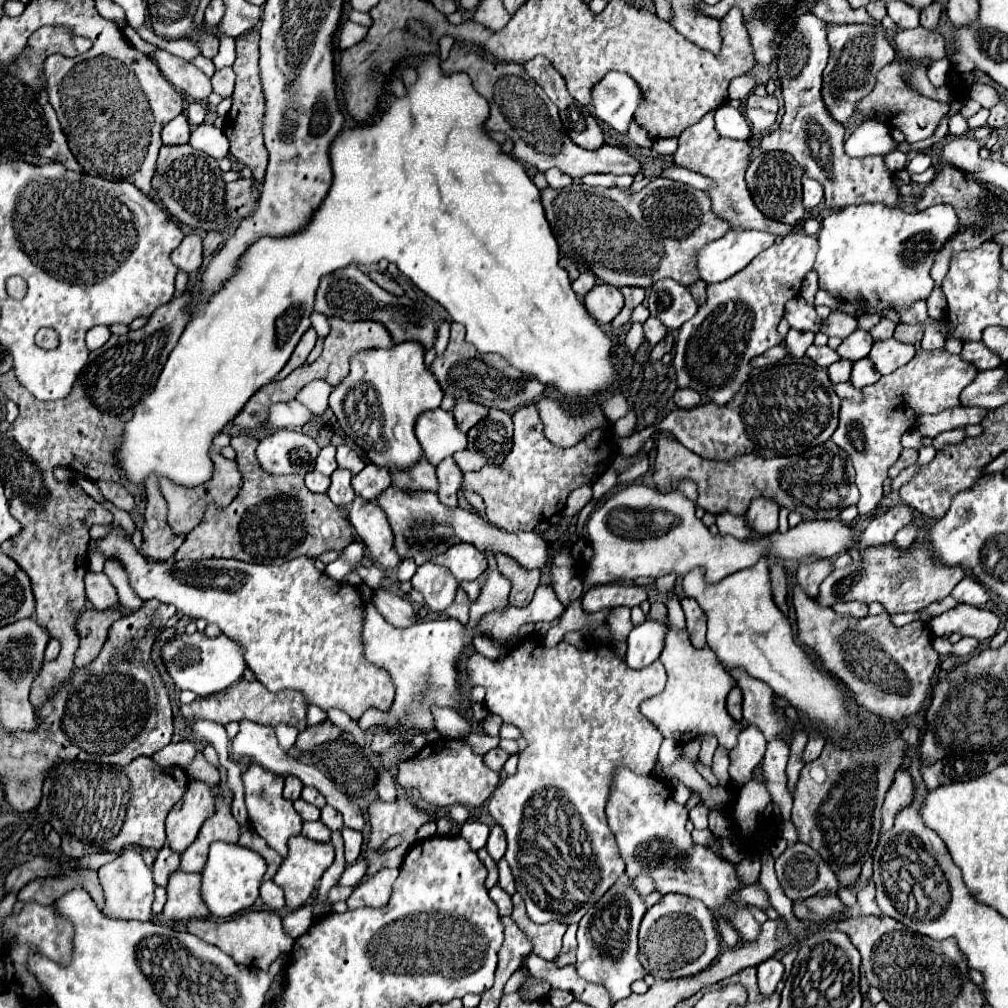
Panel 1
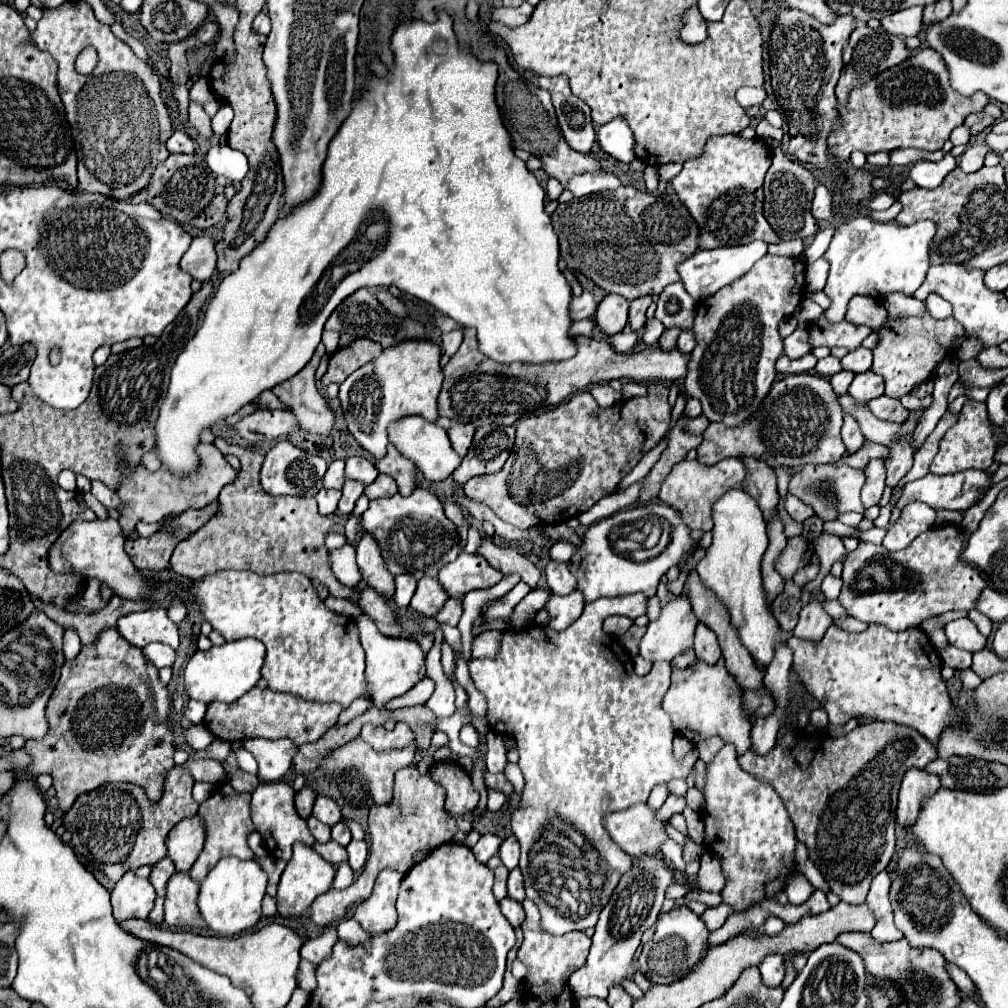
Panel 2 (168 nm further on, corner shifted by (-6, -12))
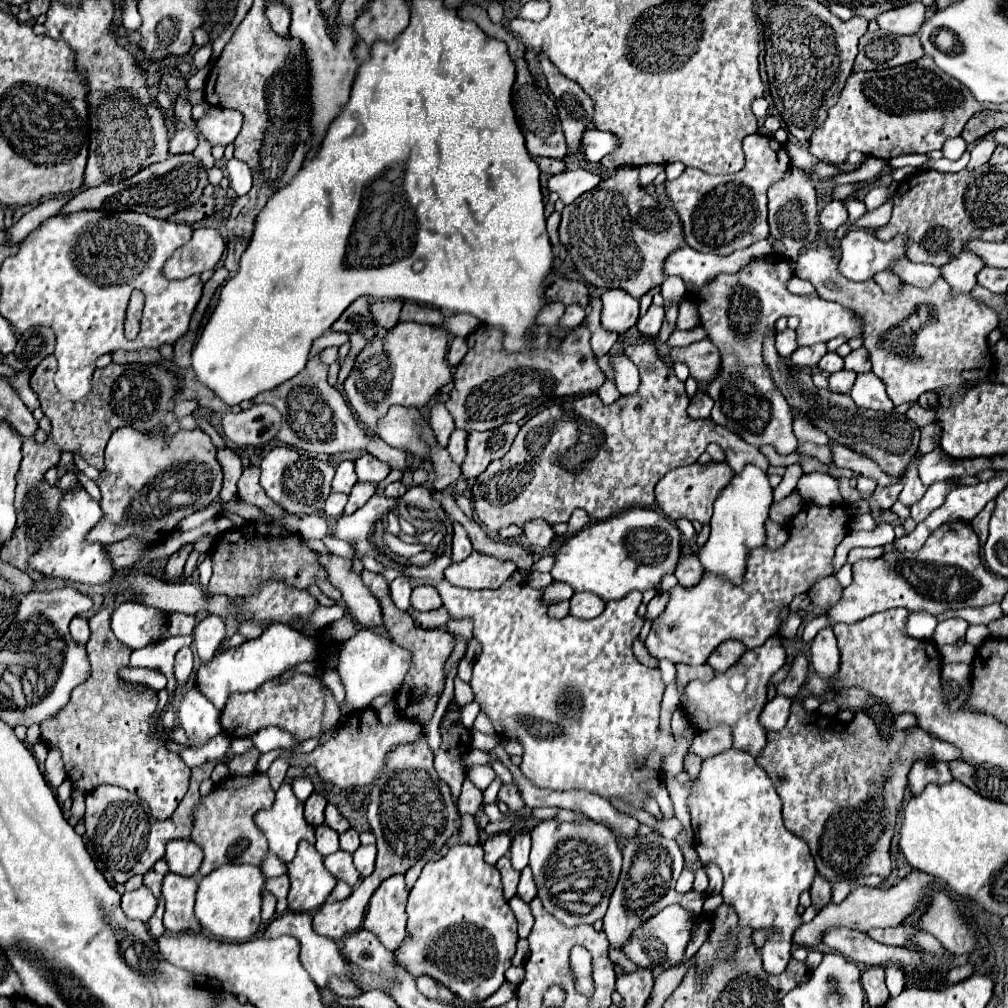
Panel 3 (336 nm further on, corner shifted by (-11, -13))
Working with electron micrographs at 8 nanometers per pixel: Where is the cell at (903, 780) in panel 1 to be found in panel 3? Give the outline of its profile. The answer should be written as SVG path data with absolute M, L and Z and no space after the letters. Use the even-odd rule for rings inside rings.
M918 760L912 764L908 774L908 786L912 794L920 794L928 784L948 784L954 778L950 776L950 768L946 762L924 762Z

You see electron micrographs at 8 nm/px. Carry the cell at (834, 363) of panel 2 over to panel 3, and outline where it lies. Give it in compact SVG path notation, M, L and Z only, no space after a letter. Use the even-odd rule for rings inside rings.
M828 352L828 354L818 362L818 368L820 368L822 372L832 374L832 372L838 372L838 370L844 368L844 360L842 360L836 352Z

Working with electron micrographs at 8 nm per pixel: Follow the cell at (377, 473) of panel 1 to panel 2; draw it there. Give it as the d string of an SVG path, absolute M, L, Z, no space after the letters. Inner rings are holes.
M381 473L371 485L367 485L365 487L365 491L363 491L369 499L379 499L379 497L391 497L391 495L395 495L397 493L397 485L395 485L395 481L389 477L389 475L385 475L385 473Z

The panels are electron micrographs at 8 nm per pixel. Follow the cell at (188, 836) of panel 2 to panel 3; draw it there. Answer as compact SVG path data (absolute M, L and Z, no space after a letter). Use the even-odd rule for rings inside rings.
M172 840L166 844L164 860L170 872L180 876L194 876L202 864L202 850L192 840Z

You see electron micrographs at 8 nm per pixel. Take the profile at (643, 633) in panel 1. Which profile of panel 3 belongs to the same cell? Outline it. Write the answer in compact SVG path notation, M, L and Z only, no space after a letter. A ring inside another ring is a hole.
M804 504L802 510L786 524L788 540L784 546L780 546L778 550L770 550L770 548L762 546L762 548L754 548L750 552L750 556L746 558L748 564L746 564L744 580L740 586L734 586L734 584L730 584L730 580L714 576L712 572L704 572L702 580L696 584L696 588L680 588L680 584L676 584L674 588L668 590L670 598L668 598L666 610L652 622L652 630L646 638L648 652L658 660L666 658L674 664L678 664L678 662L704 664L708 660L708 656L712 654L712 650L716 650L726 640L738 640L746 648L762 646L770 636L778 634L780 612L790 606L794 596L808 592L812 588L814 580L818 580L822 576L830 576L834 572L834 564L832 564L834 552L836 552L836 546L848 534L848 522L850 522L850 516L848 516L848 510L844 504L840 504L840 506Z

